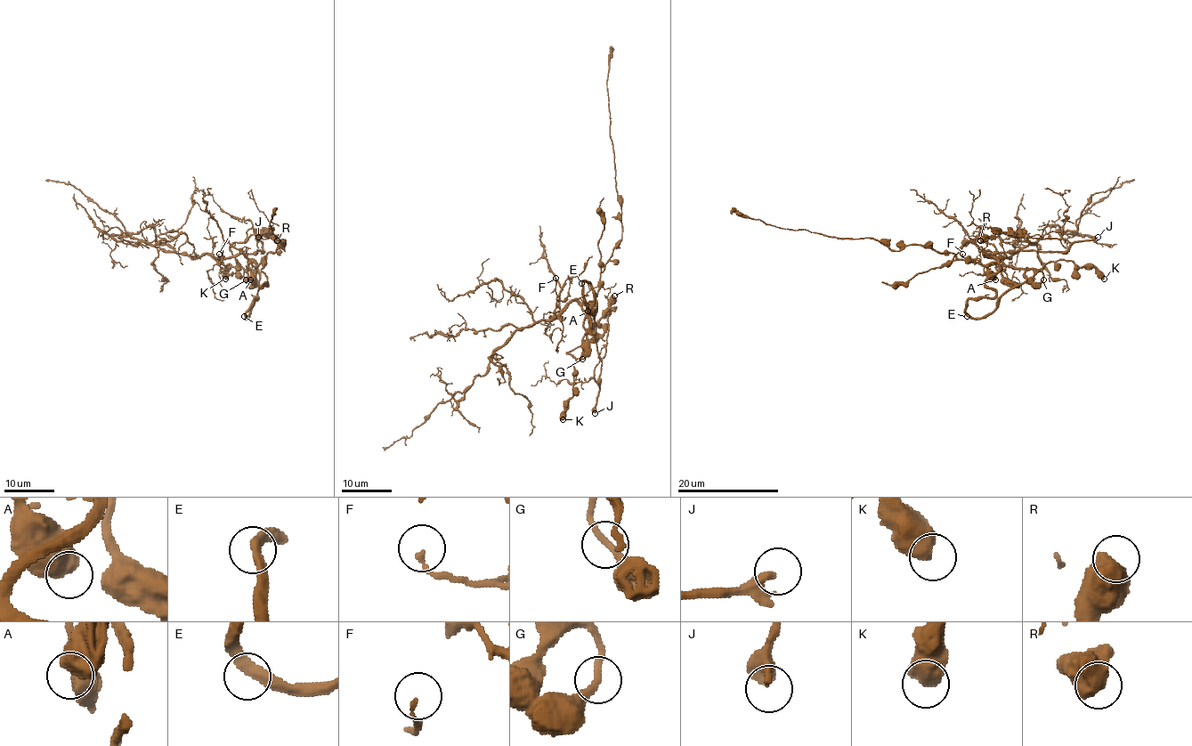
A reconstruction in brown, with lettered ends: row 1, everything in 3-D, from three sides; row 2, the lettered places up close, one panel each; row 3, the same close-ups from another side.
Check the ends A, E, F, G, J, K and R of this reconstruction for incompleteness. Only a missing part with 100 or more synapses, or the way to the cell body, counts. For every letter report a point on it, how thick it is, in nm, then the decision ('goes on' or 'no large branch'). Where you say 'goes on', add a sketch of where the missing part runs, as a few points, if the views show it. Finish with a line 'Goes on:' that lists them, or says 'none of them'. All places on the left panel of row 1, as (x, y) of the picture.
A: place (250, 279); calibre 550 nm; no large branch
E: place (244, 316); calibre 320 nm; no large branch
F: place (219, 254); calibre 120 nm; no large branch
G: place (246, 279); calibre 200 nm; no large branch
J: place (258, 237); calibre 440 nm; goes on; course (258, 237), (253, 249), (246, 254), (203, 255), (170, 215)
K: place (225, 279); calibre 650 nm; no large branch
R: place (277, 240); calibre 700 nm; no large branch
Goes on: J

